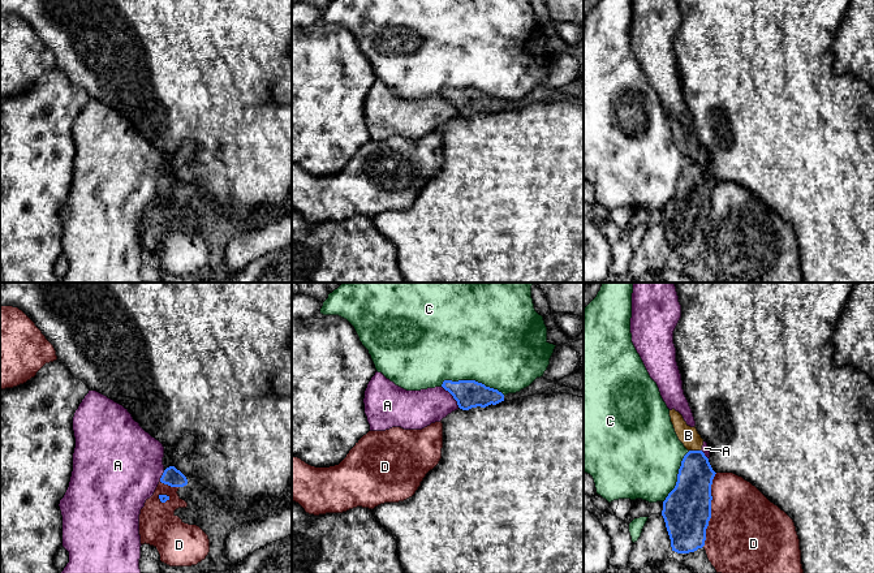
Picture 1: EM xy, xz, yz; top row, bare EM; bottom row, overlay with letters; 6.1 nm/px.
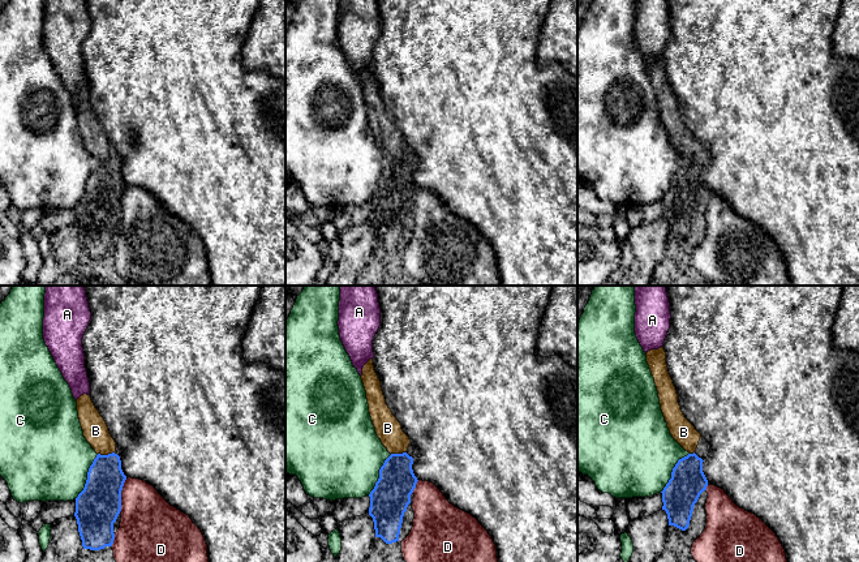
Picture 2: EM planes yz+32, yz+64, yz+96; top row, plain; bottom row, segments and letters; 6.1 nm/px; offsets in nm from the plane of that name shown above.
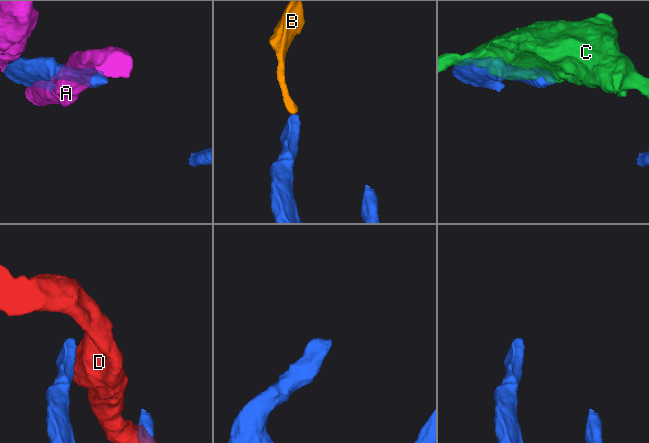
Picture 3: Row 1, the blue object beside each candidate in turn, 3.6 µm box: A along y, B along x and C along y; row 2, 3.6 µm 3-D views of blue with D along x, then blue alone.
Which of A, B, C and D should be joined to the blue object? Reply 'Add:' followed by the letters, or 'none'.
Add: B

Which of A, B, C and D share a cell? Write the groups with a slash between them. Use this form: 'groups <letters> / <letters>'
groups A / B / C / D

